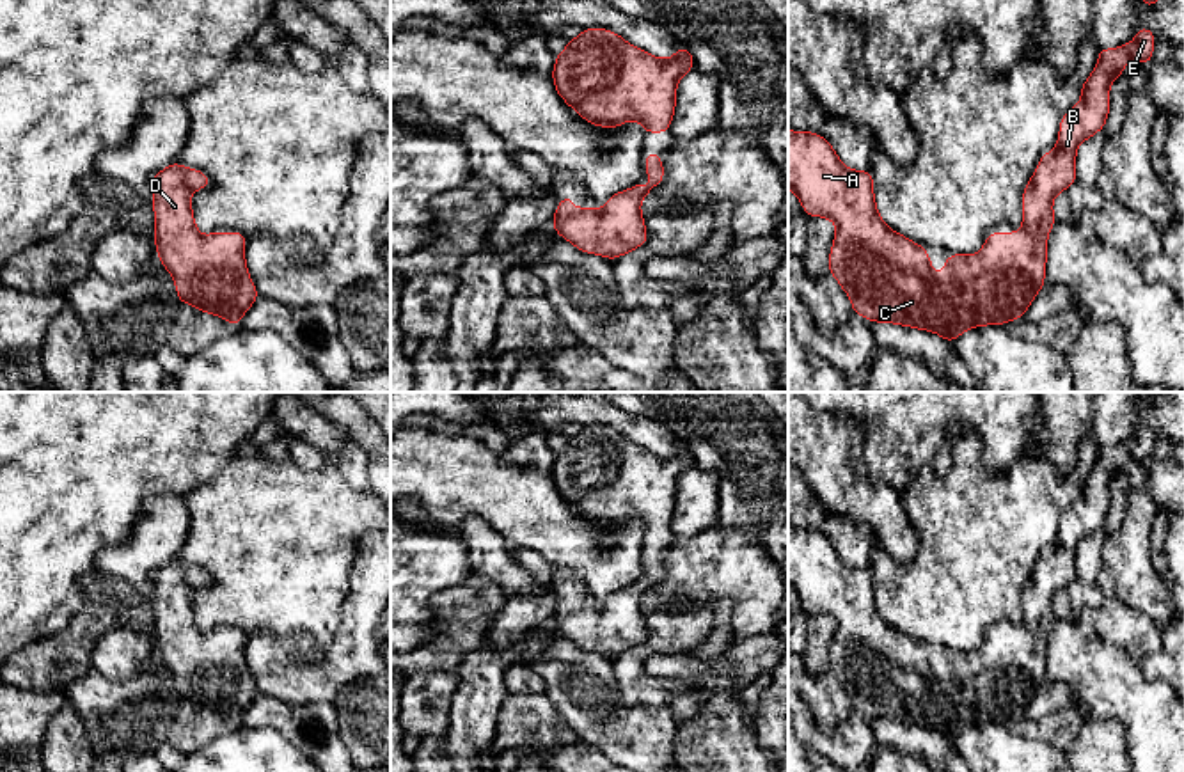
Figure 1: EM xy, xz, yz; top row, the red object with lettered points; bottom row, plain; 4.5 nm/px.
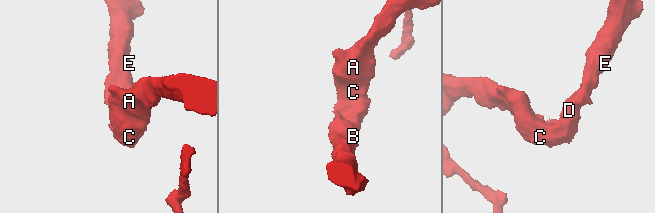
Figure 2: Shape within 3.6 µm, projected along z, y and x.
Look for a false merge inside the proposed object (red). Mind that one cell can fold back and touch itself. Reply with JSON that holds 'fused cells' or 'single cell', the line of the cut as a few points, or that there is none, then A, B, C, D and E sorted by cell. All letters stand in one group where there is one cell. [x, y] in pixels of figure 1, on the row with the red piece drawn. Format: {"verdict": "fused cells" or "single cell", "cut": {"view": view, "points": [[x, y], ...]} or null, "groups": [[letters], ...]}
{"verdict": "single cell", "cut": null, "groups": [["A", "B", "C", "D", "E"]]}

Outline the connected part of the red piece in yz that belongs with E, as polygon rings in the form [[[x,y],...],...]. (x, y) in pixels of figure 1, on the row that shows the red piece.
[[[1141,27],[1133,43],[1113,50],[1099,48],[1097,66],[1079,89],[1081,101],[1063,114],[1056,147],[1042,154],[1024,188],[1022,229],[989,232],[978,254],[948,256],[941,277],[932,270],[923,245],[916,245],[882,222],[873,197],[872,172],[845,167],[822,135],[788,130],[788,188],[795,192],[808,217],[831,218],[836,224],[827,270],[849,295],[854,314],[872,323],[928,330],[948,343],[971,327],[1005,325],[1026,318],[1028,305],[1046,286],[1047,236],[1056,224],[1053,199],[1077,181],[1076,151],[1079,144],[1104,128],[1111,105],[1111,82],[1122,78],[1129,60],[1148,64],[1154,44],[1154,32]]]

